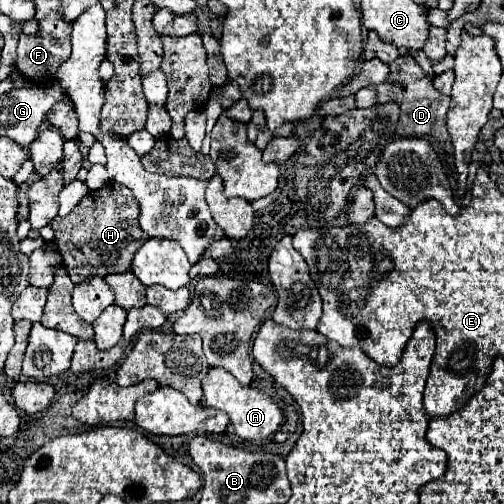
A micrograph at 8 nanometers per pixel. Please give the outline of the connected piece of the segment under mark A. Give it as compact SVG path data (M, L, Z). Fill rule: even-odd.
M221 367L209 369L207 377L203 379L203 391L205 391L205 405L225 411L235 427L235 435L239 435L241 439L267 439L271 437L271 433L277 431L277 427L283 421L283 413L273 403L271 397L259 393L253 387L243 387L231 373L227 373Z

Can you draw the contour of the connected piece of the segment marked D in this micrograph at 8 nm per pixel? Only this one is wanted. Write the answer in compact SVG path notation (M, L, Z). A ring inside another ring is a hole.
M411 55L397 57L389 65L389 69L391 69L391 75L387 77L385 83L371 85L371 87L359 89L355 93L357 107L373 107L377 103L395 101L401 107L401 115L399 115L399 123L397 123L397 135L401 135L401 137L431 137L431 139L437 139L435 143L445 153L451 153L453 145L451 145L447 129L445 129L445 113L449 109L449 97L435 91L433 83L423 75L421 67L415 63L415 59Z

